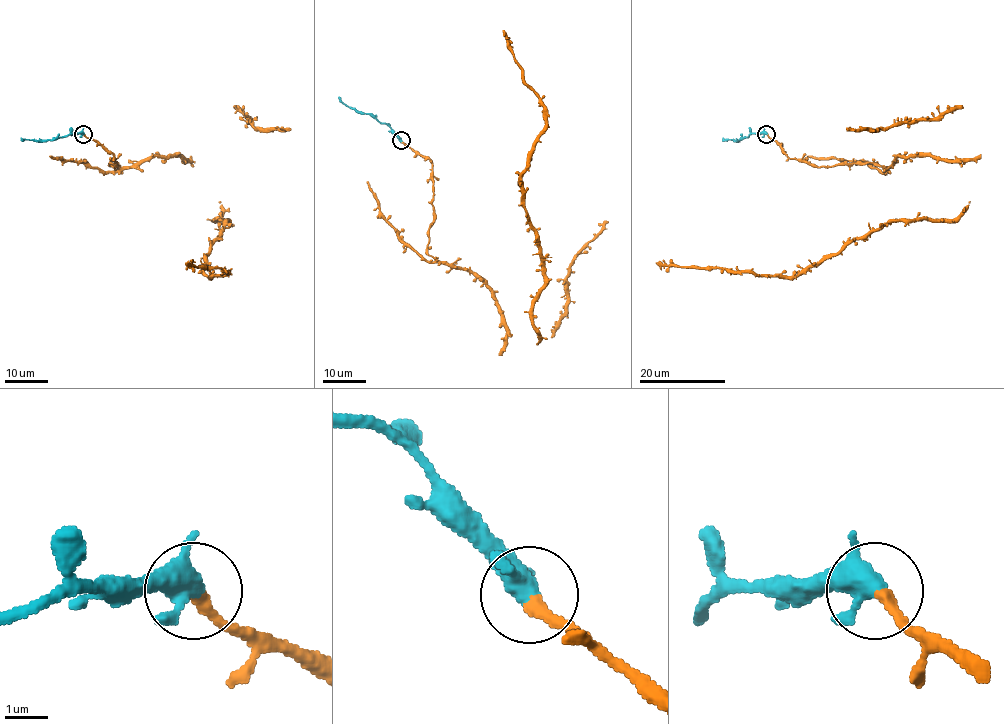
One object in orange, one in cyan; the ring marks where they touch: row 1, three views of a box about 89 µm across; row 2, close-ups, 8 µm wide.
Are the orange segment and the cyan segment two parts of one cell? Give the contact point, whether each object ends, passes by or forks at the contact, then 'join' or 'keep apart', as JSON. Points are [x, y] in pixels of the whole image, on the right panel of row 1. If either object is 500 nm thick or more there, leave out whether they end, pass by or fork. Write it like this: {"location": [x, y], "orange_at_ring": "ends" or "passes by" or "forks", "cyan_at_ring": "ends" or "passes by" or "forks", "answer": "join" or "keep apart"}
{"location": [766, 134], "orange_at_ring": "ends", "cyan_at_ring": "forks", "answer": "join"}

